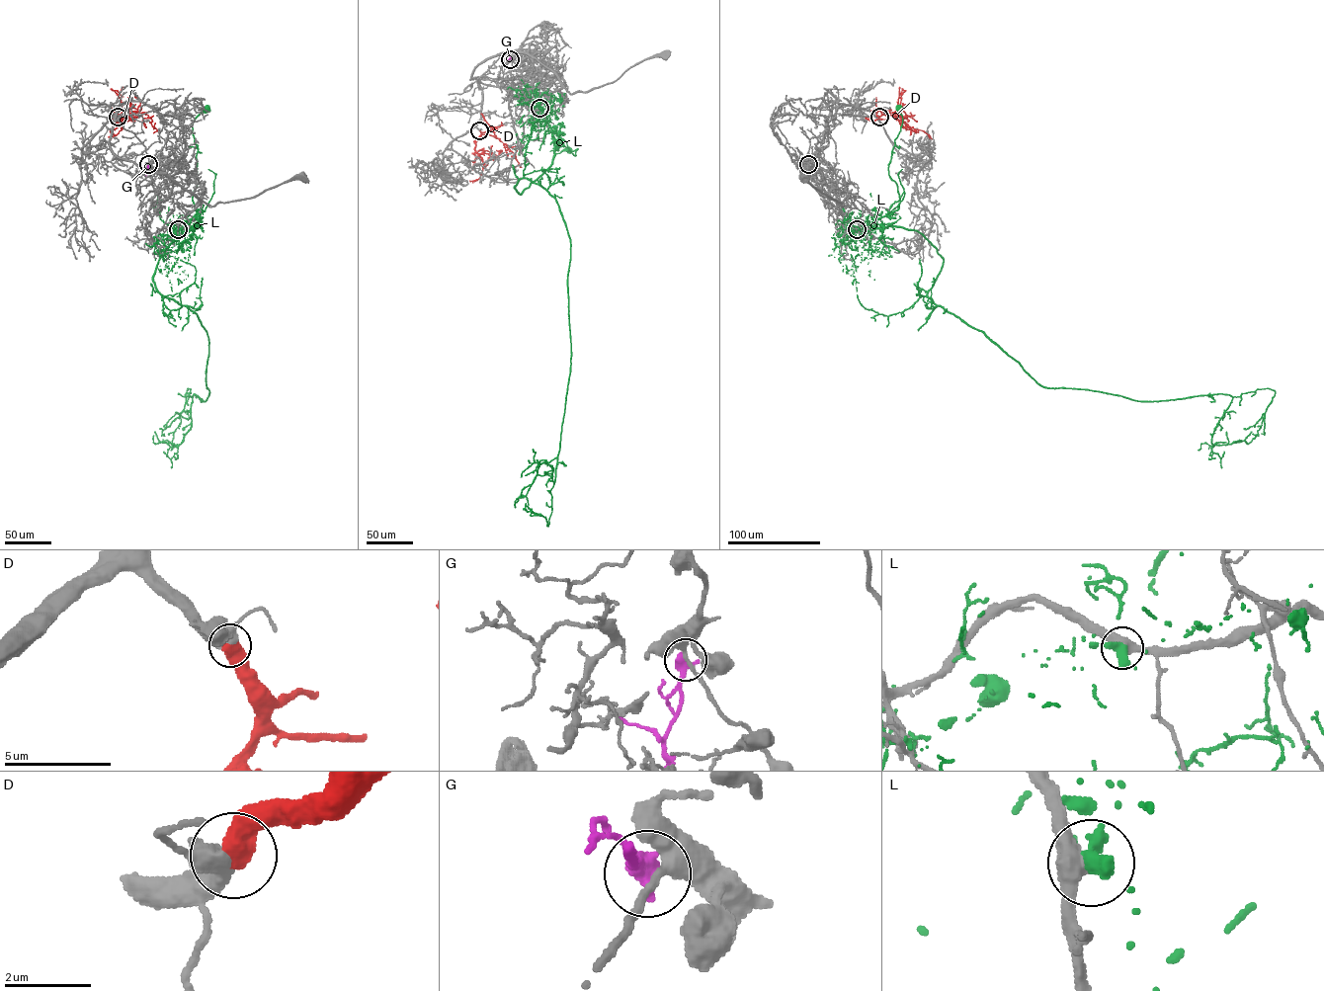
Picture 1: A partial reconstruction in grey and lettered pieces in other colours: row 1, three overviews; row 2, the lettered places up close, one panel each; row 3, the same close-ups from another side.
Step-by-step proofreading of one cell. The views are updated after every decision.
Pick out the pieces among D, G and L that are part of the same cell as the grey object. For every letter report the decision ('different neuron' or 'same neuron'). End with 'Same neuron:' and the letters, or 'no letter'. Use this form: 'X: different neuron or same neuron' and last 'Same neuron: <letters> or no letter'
D: same neuron
G: different neuron
L: different neuron
Same neuron: D

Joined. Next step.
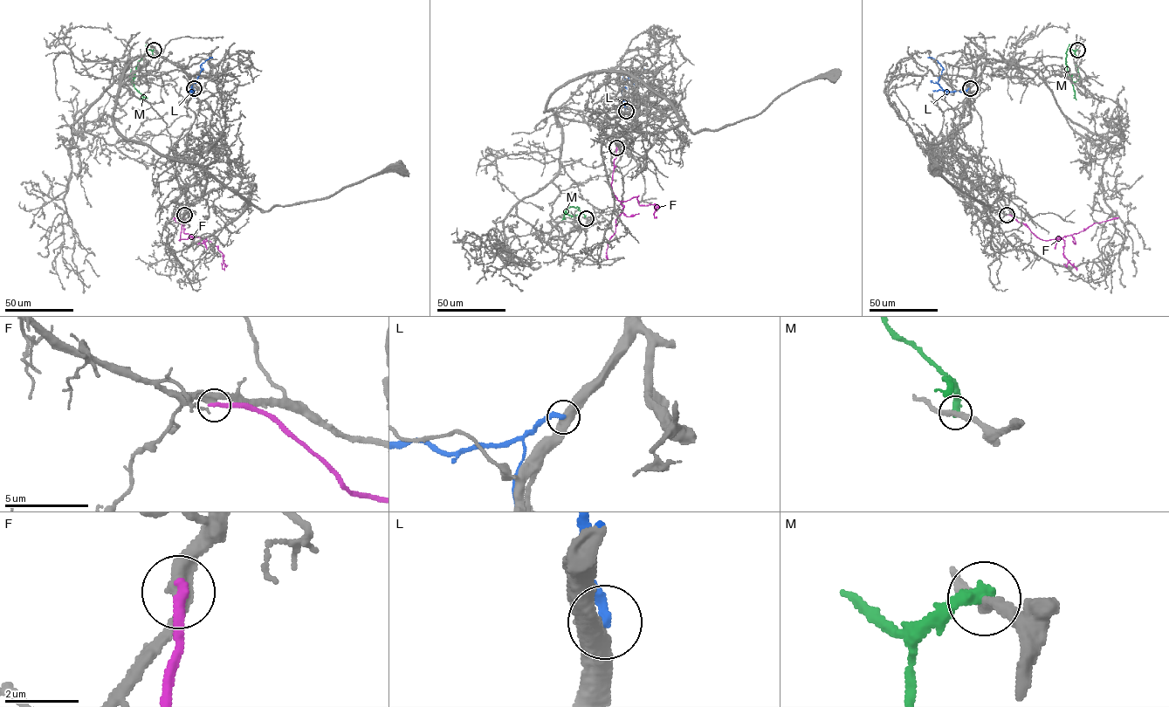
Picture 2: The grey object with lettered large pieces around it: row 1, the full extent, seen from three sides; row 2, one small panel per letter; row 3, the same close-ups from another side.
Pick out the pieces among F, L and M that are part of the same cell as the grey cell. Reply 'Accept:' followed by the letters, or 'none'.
Accept: none

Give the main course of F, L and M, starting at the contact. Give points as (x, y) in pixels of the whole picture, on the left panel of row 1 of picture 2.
F: (184, 215), (179, 240), (198, 237), (209, 241), (223, 254), (222, 268), (224, 271)
L: (193, 88), (189, 92), (200, 74), (200, 65), (212, 57)
M: (154, 50), (147, 51), (133, 77), (134, 88), (143, 97), (139, 99)

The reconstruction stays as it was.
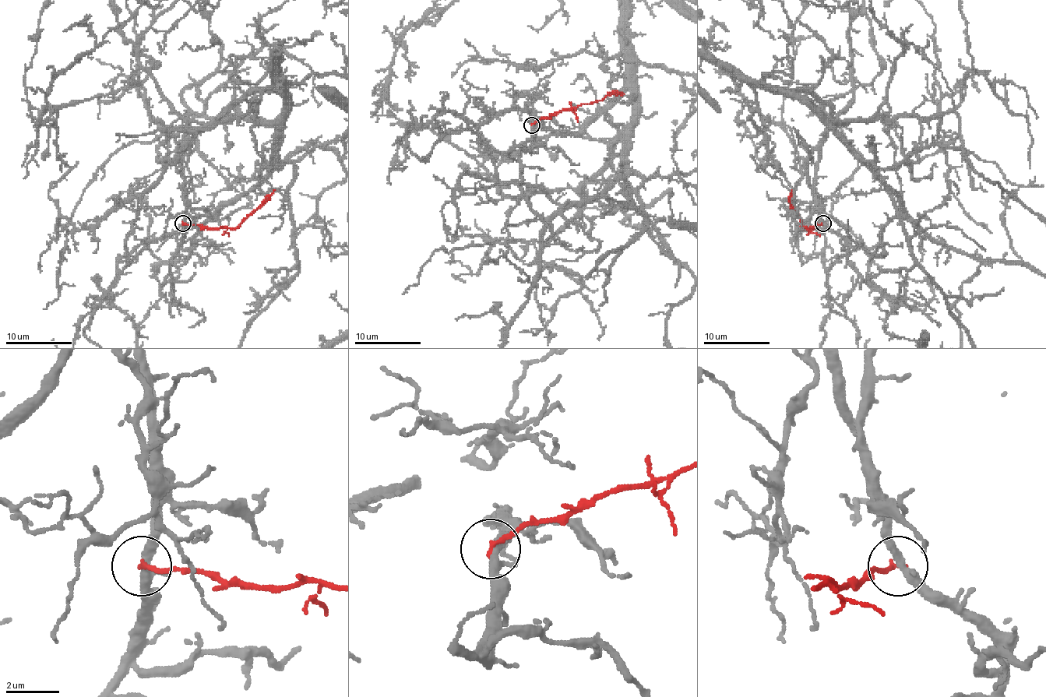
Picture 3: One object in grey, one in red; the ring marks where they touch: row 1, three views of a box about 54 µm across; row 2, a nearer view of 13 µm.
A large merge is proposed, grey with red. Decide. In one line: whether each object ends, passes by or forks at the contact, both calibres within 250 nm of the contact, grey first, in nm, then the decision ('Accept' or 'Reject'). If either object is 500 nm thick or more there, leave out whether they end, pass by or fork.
At the ring grey forks. At the ring red ends. Thickness 280 nm (grey) against 160 nm. Reject

